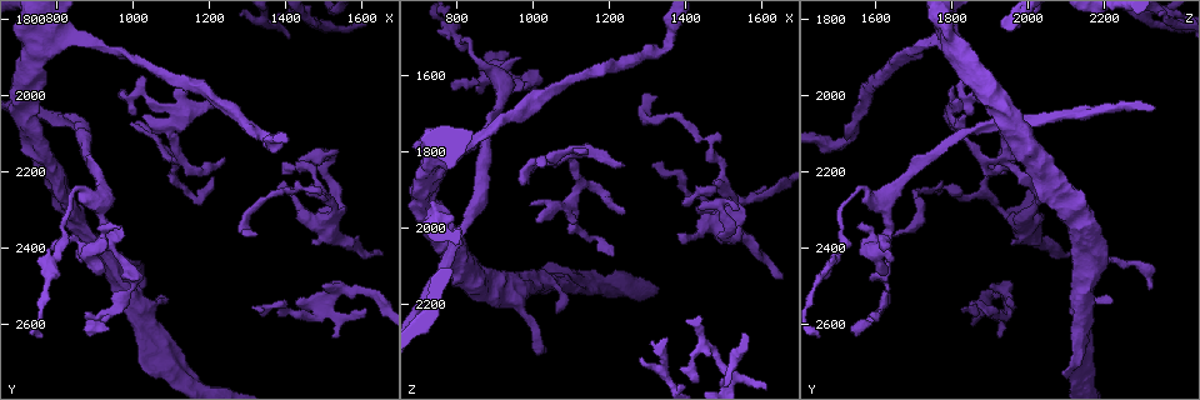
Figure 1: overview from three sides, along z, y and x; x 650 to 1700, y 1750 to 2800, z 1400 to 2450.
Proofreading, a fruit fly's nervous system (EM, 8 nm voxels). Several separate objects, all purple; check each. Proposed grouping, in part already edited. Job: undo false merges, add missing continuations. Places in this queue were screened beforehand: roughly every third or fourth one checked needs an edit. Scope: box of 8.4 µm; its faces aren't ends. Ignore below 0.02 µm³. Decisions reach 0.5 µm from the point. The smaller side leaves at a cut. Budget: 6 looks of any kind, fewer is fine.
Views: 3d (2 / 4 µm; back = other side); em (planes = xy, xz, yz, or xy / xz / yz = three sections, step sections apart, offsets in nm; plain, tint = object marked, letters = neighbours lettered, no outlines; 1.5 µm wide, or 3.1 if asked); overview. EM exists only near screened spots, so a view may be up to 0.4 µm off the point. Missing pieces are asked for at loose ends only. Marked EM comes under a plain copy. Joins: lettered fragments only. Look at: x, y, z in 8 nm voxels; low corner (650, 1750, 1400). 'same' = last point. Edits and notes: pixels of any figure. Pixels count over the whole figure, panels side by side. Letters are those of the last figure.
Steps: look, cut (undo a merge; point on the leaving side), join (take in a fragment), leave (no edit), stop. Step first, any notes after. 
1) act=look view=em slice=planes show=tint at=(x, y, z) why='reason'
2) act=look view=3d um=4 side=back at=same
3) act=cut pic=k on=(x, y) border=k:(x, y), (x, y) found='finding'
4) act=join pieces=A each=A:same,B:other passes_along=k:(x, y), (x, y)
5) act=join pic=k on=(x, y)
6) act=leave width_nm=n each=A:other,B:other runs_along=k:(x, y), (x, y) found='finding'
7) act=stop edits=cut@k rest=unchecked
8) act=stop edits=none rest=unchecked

act=look view=em slice=yz step=4 show=letters at=(1325, 2370, 1660) why='free end'

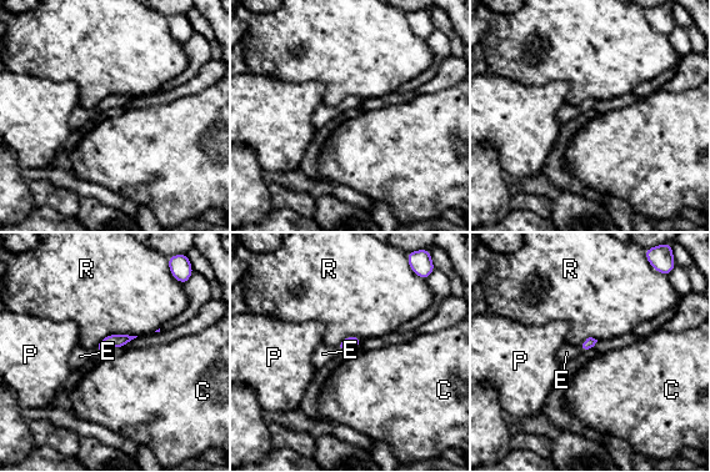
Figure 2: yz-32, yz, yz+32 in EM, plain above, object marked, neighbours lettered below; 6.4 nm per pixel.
act=join pieces=E width_nm=80 each=C:other,E:same,P:other,R:other passes_along=2:(350, 342), (338, 349), (323, 354) found='it goes on there'

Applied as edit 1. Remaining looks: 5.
act=look view=3d um=4 at=(1355, 2115, 1525) why='sharp bend'

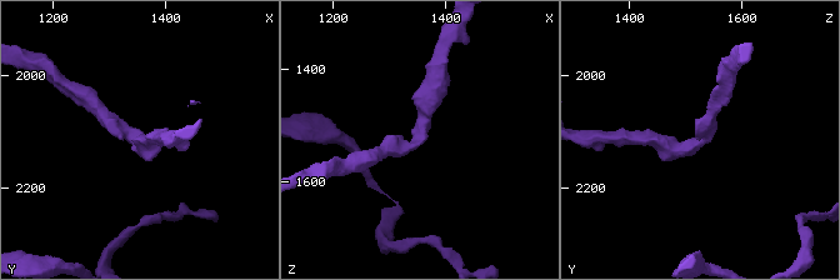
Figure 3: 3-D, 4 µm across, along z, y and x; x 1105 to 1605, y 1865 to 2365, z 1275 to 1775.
act=look view=em slice=planes show=letters at=(1350, 2115, 1525)

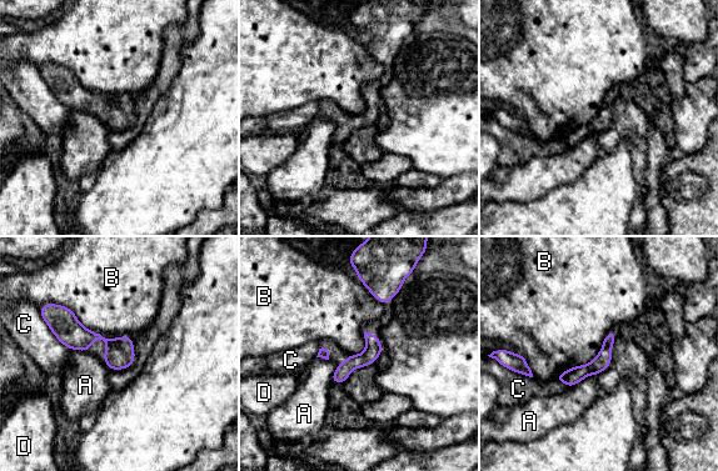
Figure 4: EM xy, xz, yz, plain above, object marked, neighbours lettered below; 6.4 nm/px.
act=leave width_nm=110 each=A:other,B:other,C:other,D:other runs_along=4:(54, 320), (75, 336), (104, 339), (130, 360) found='continuous, no second neuron'

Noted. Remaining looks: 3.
act=look view=em slice=planes show=tint at=(965, 1990, 1895)

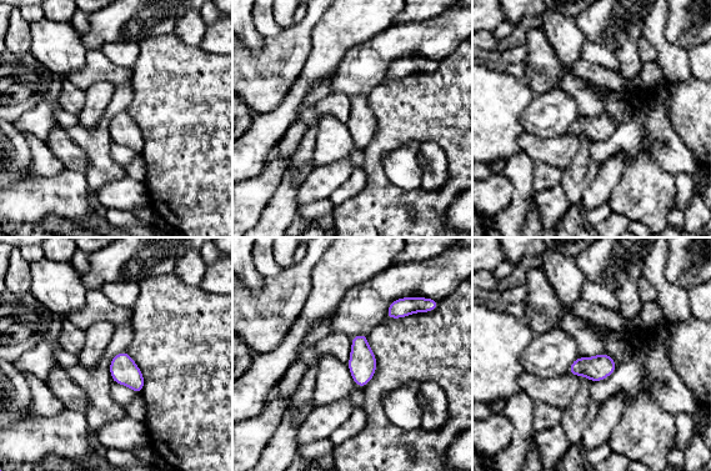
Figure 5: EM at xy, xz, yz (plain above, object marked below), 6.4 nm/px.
act=look view=em slice=planes show=letters at=same why='what lies round it'

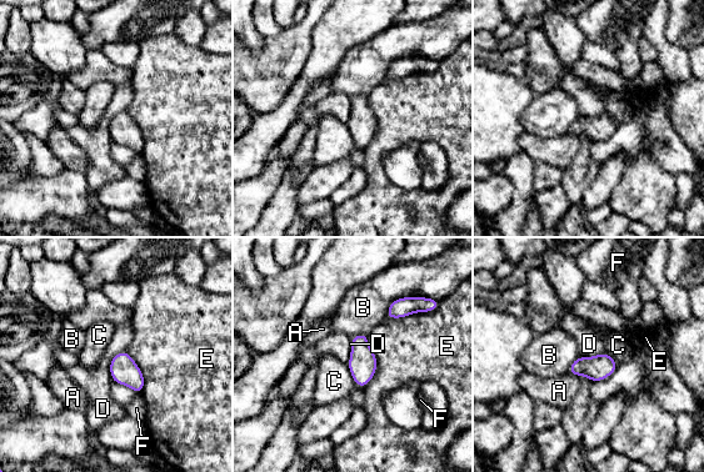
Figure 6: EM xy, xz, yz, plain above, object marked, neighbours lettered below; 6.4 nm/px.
act=leave width_nm=120 each=A:other,B:other,C:other,D:other,E:other,F:other border=6:(346, 363), (350, 376), (357, 385) found='none of them fits'

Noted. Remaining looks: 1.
act=stop edits=join@2 rest=unchecked

